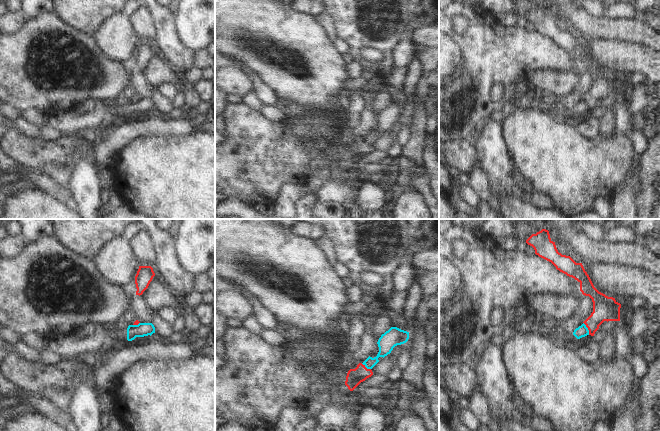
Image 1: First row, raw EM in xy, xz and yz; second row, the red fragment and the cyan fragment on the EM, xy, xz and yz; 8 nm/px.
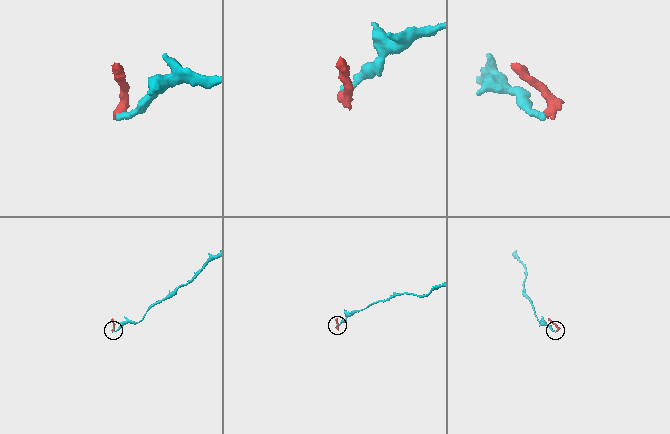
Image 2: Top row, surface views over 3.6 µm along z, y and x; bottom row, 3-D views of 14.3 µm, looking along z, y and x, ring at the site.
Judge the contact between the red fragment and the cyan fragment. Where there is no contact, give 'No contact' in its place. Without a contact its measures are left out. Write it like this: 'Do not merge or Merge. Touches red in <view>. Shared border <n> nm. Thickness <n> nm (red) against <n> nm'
Do not merge. Touches red in yz. Shared border 120 nm. Thickness 200 nm (red) against 90 nm

